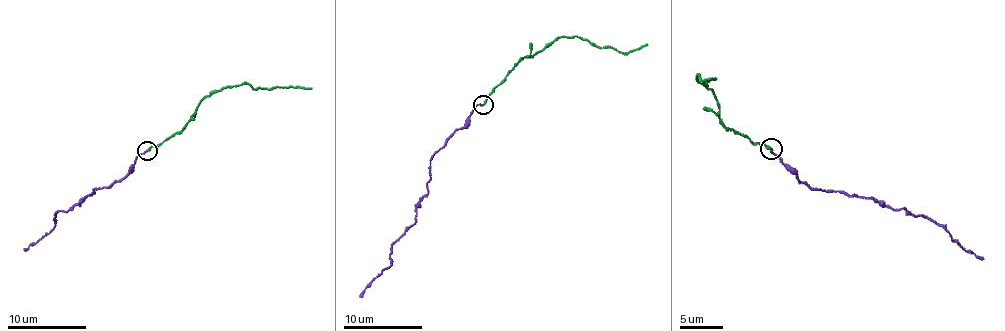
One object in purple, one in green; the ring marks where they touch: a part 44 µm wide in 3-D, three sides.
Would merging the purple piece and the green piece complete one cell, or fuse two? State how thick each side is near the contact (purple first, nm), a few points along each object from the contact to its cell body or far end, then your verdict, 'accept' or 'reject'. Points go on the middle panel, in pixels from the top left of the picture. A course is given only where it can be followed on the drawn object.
calibres 180 and 240 nm; course purple (482, 104), (433, 155), (428, 194), (416, 210), (416, 221), (394, 243), (390, 264), (361, 298); course green (482, 104), (524, 57), (535, 55), (559, 37), (584, 39), (596, 47), (622, 53), (641, 49), (647, 43); reject

